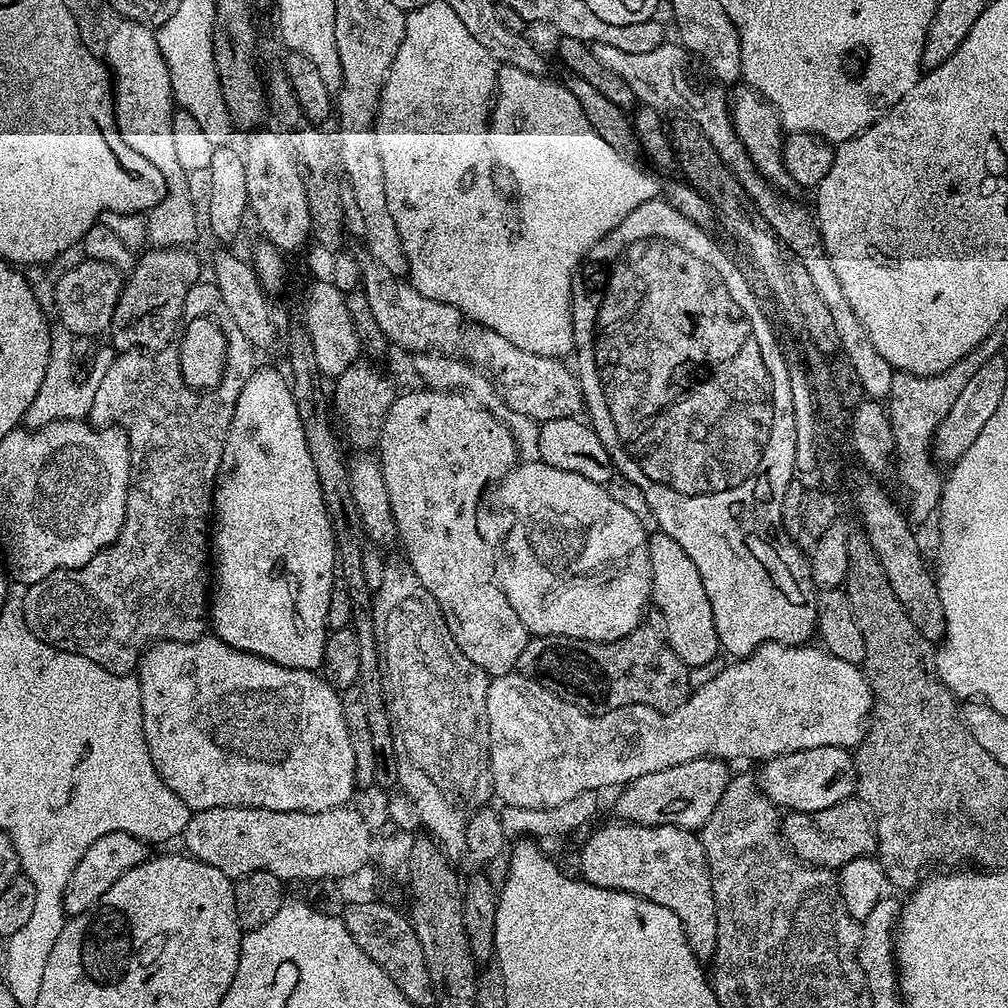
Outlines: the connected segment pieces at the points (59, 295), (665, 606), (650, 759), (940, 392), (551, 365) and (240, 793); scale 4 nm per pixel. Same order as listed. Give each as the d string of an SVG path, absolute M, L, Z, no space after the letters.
M87 258L81 259L81 264L68 268L56 280L56 289L52 296L56 299L56 312L60 315L63 331L71 332L73 337L96 336L99 332L107 333L112 326L112 315L116 309L116 303L120 297L122 287L122 272L114 265L104 261L94 261Z
M653 531L648 538L648 553L650 554L650 574L652 575L651 603L656 604L659 619L664 621L664 630L668 634L668 641L678 654L678 658L689 668L697 668L703 664L711 664L717 659L716 655L721 655L720 639L718 630L714 630L714 610L710 610L710 598L706 598L706 590L702 586L702 577L698 575L698 566L686 558L686 550L674 542L664 532Z
M807 643L802 644L763 644L754 649L750 655L733 659L732 664L724 664L720 672L710 682L701 688L695 689L682 706L673 712L659 712L650 706L631 704L622 706L618 710L593 714L584 712L578 706L558 698L550 690L546 690L538 682L519 674L497 676L489 679L488 693L486 694L486 718L488 719L488 733L490 746L488 747L488 765L492 771L492 791L495 799L501 800L501 805L509 808L553 808L562 806L562 802L570 802L570 798L578 798L583 792L599 793L600 788L619 789L634 778L642 778L642 774L654 774L658 770L666 770L670 766L678 766L682 762L691 760L756 760L763 762L772 756L790 754L798 750L814 750L814 746L838 746L839 748L855 749L856 745L864 738L866 725L872 715L872 691L863 671L850 662L842 662L842 658L834 658L823 647L808 648Z
M993 334L984 339L966 358L962 358L950 370L941 376L911 376L908 372L896 372L892 377L892 395L886 401L888 420L896 420L896 428L900 428L900 436L912 436L912 432L920 432L920 428L936 428L950 414L950 406L954 406L958 394L962 394L962 386L978 374L978 366L1001 351L999 335Z
M438 304L438 348L444 354L461 352L469 360L465 360L469 365L477 369L485 368L496 379L496 384L508 403L506 408L509 412L526 414L526 418L541 422L581 415L584 393L580 390L577 373L569 365L568 369L563 359L530 354L506 342L506 338L502 338L494 330L469 322L464 313L459 312L452 304Z
M205 634L199 636L197 640L158 640L151 648L145 652L138 665L138 679L140 681L140 693L142 694L142 722L144 723L144 737L146 738L146 746L150 750L150 758L154 762L154 766L158 770L158 774L162 778L162 782L166 782L166 786L170 786L170 790L174 790L174 794L178 794L178 798L182 798L182 802L186 802L186 806L193 812L201 812L202 810L210 810L211 808L265 808L266 810L274 810L275 812L321 812L322 810L334 810L335 808L343 808L349 803L348 800L352 796L352 791L357 791L358 785L356 775L354 774L354 746L350 746L350 734L346 730L346 718L342 710L342 702L340 701L341 693L335 688L331 688L324 680L323 675L317 674L315 671L307 672L306 670L298 670L297 668L287 668L286 666L278 666L274 662L270 662L261 656L255 656L249 652L238 650L234 646L230 646L226 642L222 642L215 634Z

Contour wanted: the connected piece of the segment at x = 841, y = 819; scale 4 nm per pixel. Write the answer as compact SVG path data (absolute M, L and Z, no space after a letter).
M859 799L843 800L826 810L813 812L788 812L782 820L784 843L792 849L792 854L806 864L814 864L817 868L838 870L846 862L854 862L854 858L872 856L876 850L876 829L872 826L872 818L867 808Z

